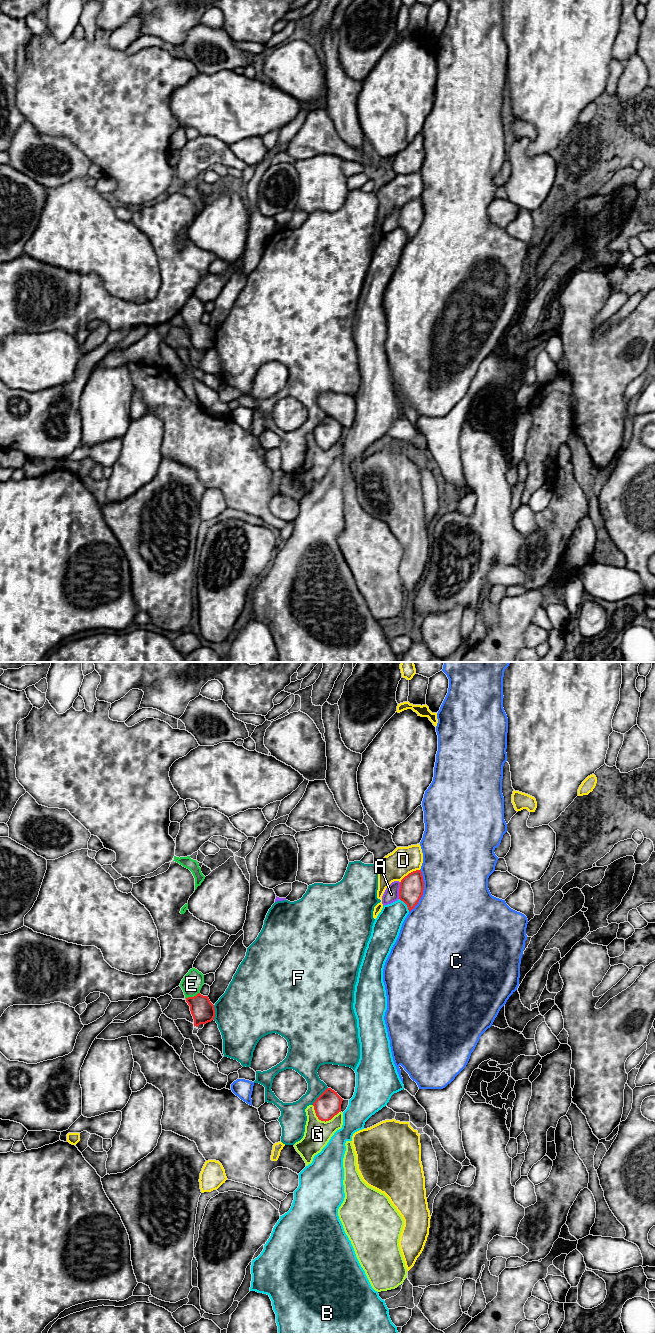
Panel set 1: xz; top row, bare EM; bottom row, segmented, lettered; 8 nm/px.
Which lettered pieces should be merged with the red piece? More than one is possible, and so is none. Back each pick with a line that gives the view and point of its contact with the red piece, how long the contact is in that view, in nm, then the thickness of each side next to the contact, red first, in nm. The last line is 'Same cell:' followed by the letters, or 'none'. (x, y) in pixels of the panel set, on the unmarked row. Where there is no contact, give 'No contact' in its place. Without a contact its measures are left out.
E: Touches red at xz (192, 325). Shared border 130 nm. Thickness 190 nm (red) against 170 nm
Same cell: E

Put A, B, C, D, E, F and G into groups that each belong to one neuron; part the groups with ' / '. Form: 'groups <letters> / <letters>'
groups A / B / C / D / E / F / G

